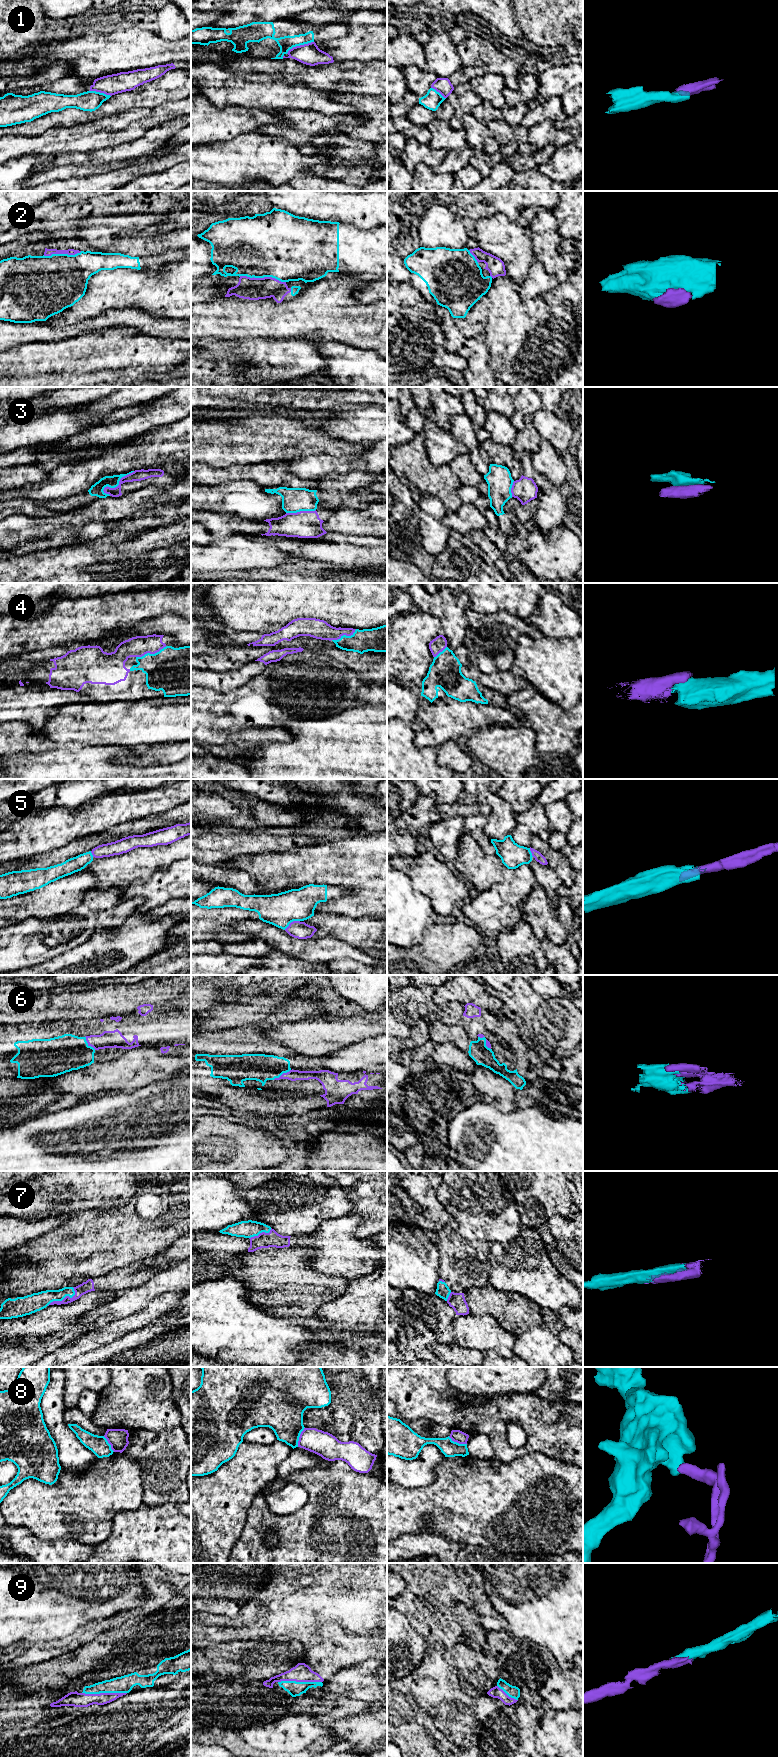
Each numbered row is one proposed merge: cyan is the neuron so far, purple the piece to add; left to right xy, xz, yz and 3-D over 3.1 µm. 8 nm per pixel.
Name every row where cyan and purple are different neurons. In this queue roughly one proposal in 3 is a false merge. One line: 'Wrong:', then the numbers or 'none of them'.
Wrong: 1, 3, 8

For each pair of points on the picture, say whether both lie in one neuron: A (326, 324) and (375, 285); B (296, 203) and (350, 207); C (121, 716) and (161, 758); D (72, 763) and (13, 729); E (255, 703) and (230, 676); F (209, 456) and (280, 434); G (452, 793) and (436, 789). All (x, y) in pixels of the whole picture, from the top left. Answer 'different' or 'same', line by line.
A: different
B: same
C: different
D: same
E: different
F: same
G: same

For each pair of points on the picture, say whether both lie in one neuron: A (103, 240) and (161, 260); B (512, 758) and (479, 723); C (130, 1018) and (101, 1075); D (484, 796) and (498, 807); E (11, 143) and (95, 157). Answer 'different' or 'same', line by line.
A: different
B: different
C: different
D: same
E: different

